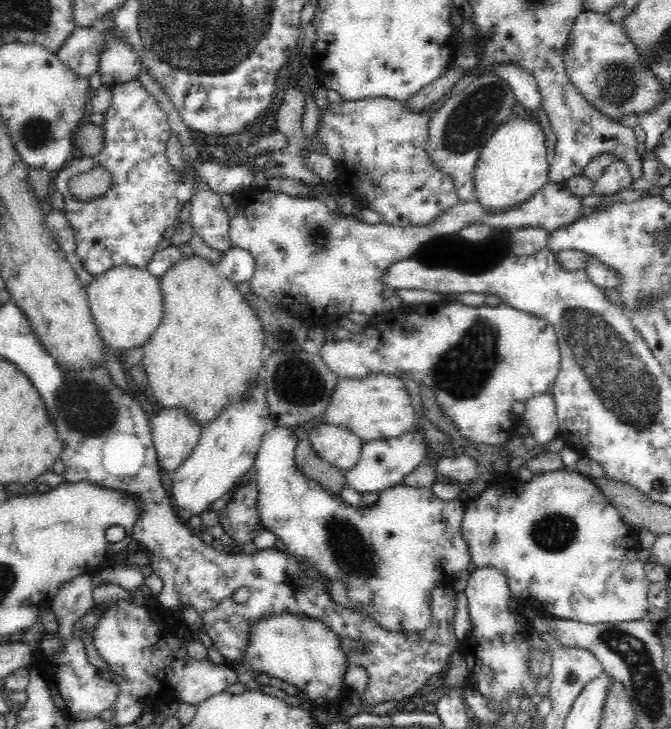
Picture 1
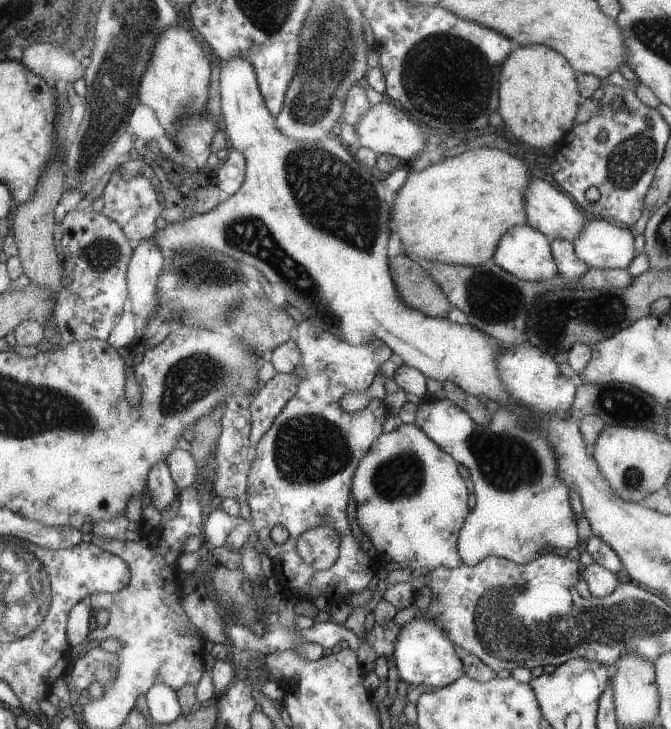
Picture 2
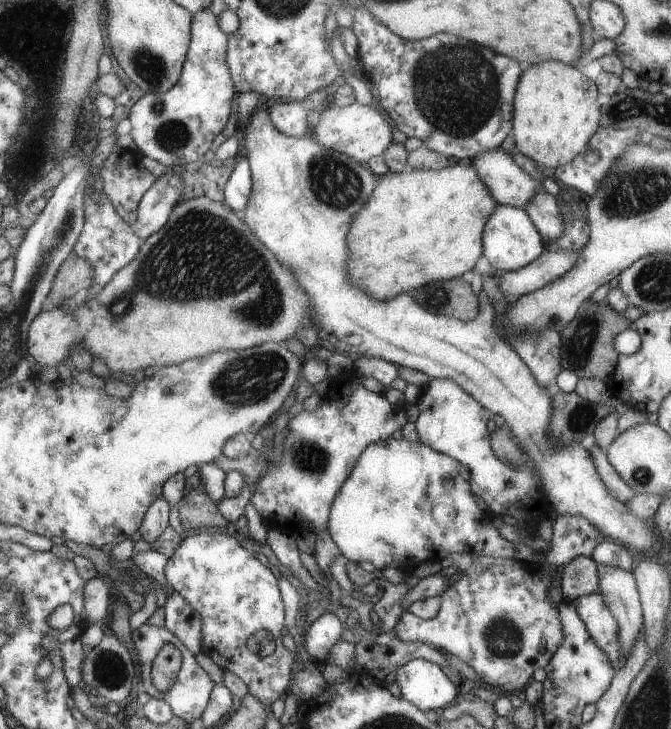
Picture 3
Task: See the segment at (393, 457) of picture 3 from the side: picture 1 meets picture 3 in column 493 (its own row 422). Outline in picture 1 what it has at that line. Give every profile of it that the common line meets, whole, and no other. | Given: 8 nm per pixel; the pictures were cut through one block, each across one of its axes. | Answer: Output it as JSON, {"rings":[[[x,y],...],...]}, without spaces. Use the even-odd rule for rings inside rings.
{"rings":[[[552,394],[538,396],[526,402],[524,420],[528,422],[538,445],[554,440],[559,431],[559,424]]]}

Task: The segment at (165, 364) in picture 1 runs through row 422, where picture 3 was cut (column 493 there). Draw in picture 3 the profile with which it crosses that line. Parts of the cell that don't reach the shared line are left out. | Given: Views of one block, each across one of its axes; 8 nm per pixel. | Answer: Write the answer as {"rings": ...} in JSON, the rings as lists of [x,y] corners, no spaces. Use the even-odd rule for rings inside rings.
{"rings":[[[470,160],[463,162],[452,161],[446,167],[433,169],[412,169],[411,172],[388,172],[378,177],[376,189],[373,190],[372,198],[369,197],[362,206],[361,212],[353,214],[353,230],[349,230],[349,282],[353,286],[361,286],[361,290],[365,294],[369,294],[369,298],[375,298],[377,302],[388,301],[397,297],[397,294],[417,290],[431,281],[446,281],[460,278],[461,274],[472,270],[477,262],[477,258],[481,256],[481,230],[484,230],[485,221],[488,220],[489,213],[495,209],[497,203],[493,200],[492,195],[488,191],[488,187],[481,182],[476,170],[472,167]]]}

